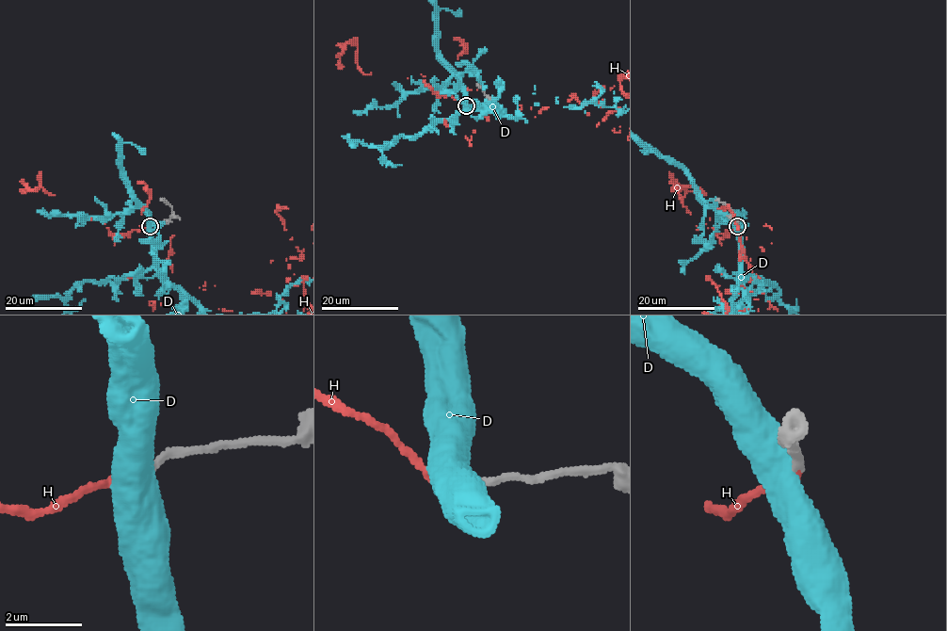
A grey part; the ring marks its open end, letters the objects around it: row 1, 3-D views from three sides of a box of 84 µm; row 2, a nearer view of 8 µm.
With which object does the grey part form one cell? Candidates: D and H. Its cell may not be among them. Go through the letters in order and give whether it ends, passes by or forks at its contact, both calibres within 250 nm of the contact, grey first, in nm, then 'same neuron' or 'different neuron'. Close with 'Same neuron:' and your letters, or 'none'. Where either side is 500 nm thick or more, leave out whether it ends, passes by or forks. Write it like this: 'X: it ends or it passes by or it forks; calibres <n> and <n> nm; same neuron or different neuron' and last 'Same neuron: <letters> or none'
D: calibres 200 and 850 nm; different neuron
H: it ends; calibres 200 and 160 nm; same neuron
Same neuron: H

